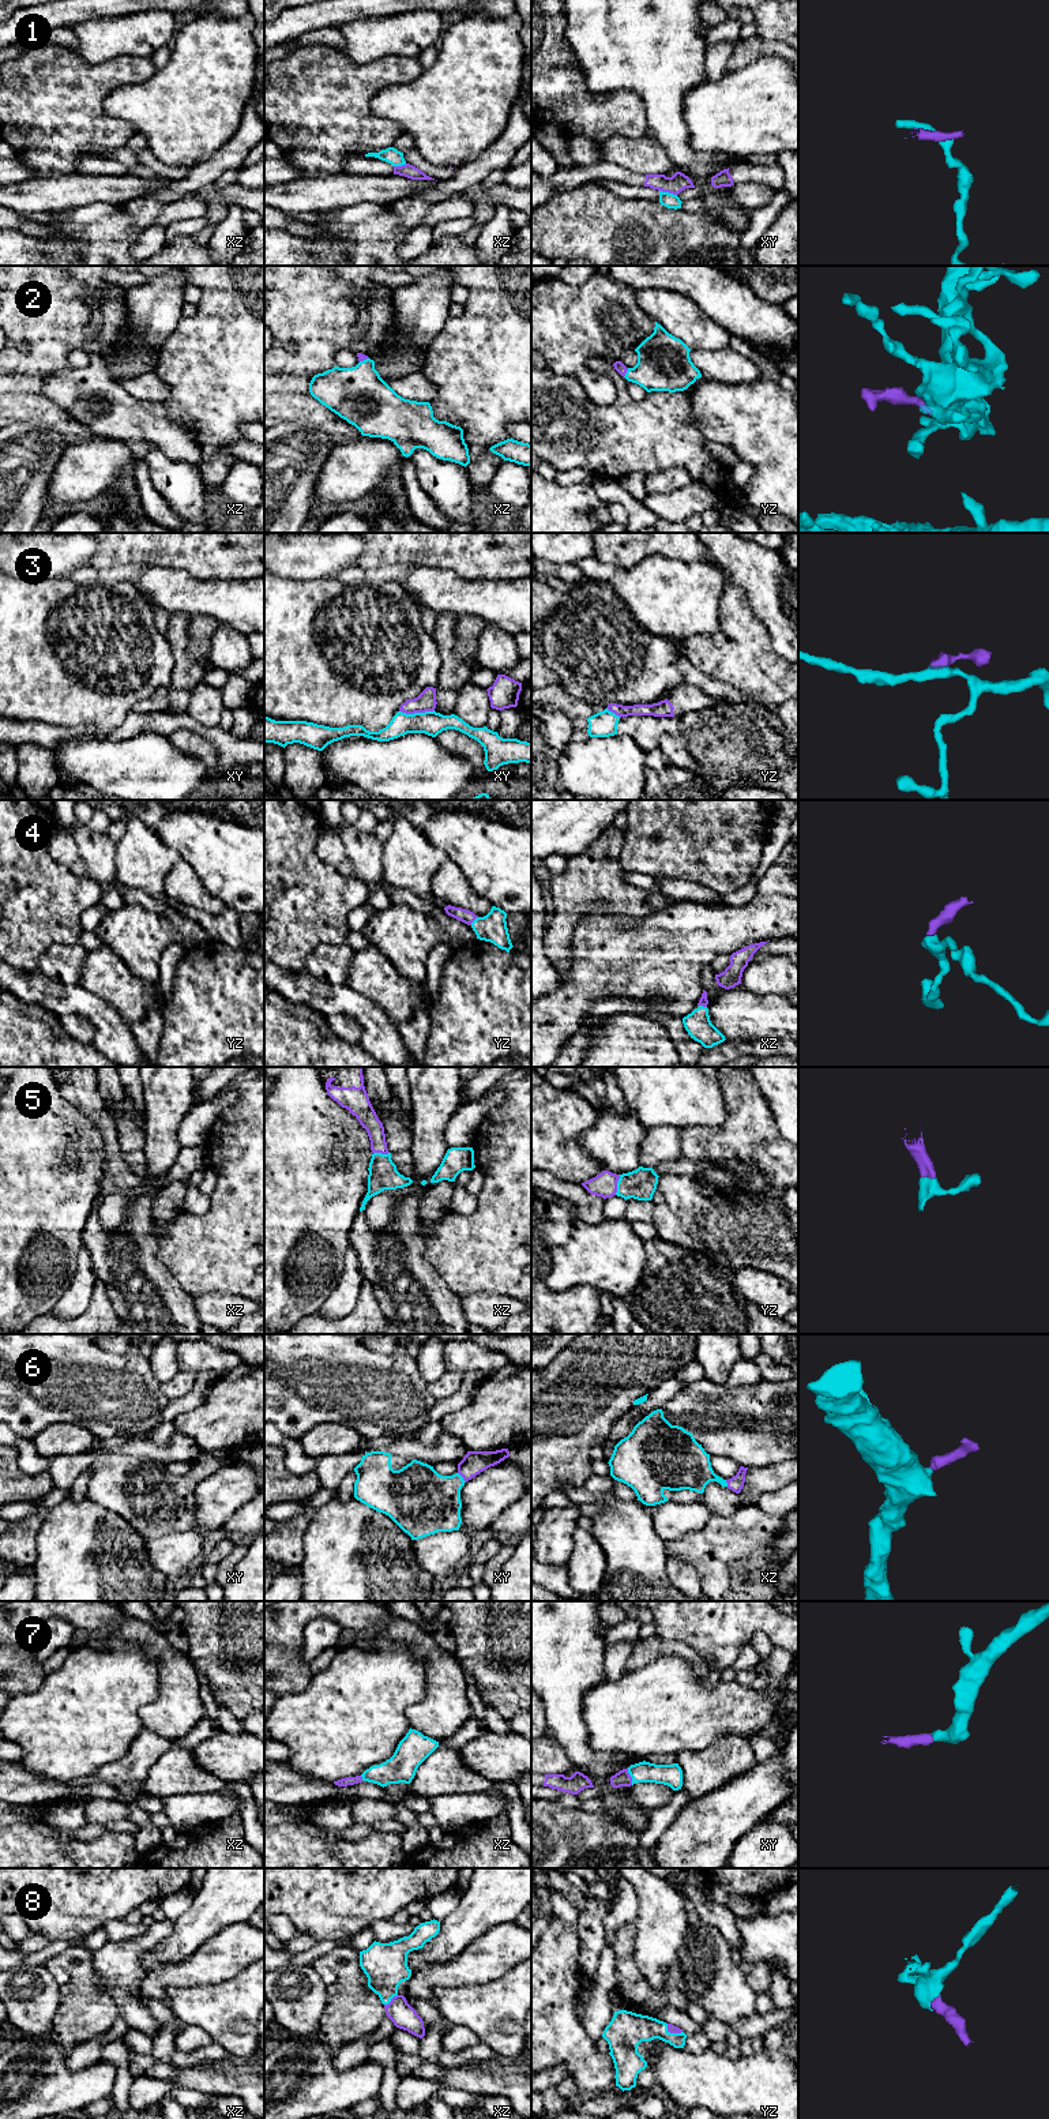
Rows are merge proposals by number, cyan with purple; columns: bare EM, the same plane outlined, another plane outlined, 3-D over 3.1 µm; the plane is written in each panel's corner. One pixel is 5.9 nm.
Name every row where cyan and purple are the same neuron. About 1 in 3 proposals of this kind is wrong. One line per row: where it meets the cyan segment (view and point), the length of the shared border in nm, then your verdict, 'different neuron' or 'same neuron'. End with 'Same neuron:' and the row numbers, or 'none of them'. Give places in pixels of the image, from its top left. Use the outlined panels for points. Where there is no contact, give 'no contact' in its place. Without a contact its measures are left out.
1: meets cyan in xy at (668, 192); contact 110 nm long; different neuron
2: meets cyan in yz at (627, 372); contact 60 nm long; same neuron
3: meets cyan in xy at (416, 713); contact 200 nm long; different neuron
4: meets cyan in xz at (702, 1006); contact 50 nm long; same neuron
5: meets cyan in yz at (617, 1184); contact 120 nm long; same neuron
6: meets cyan in xy at (462, 1477); contact 80 nm long; same neuron
7: meets cyan in xy at (631, 1776); contact 110 nm long; same neuron
8: meets cyan in xz at (390, 2001); contact 100 nm long; same neuron
Same neuron: 2, 4, 5, 6, 7, 8

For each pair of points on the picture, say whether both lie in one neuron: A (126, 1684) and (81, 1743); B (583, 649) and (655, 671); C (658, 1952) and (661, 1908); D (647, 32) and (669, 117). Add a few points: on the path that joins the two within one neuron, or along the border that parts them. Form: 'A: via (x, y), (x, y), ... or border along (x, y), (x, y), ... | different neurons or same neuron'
A: via (111, 1699), (82, 1728) | same neuron
B: via (601, 654), (638, 668) | same neuron
C: via (658, 1941), (661, 1919) | same neuron
D: via (658, 53), (662, 96) | same neuron

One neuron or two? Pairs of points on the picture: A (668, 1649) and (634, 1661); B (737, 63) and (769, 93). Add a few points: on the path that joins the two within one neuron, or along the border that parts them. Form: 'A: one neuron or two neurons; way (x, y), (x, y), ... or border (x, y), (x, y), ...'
A: one neuron; way (660, 1649), (649, 1649), (642, 1655)
B: two neurons; border (773, 56), (759, 56), (741, 68), (726, 72)

